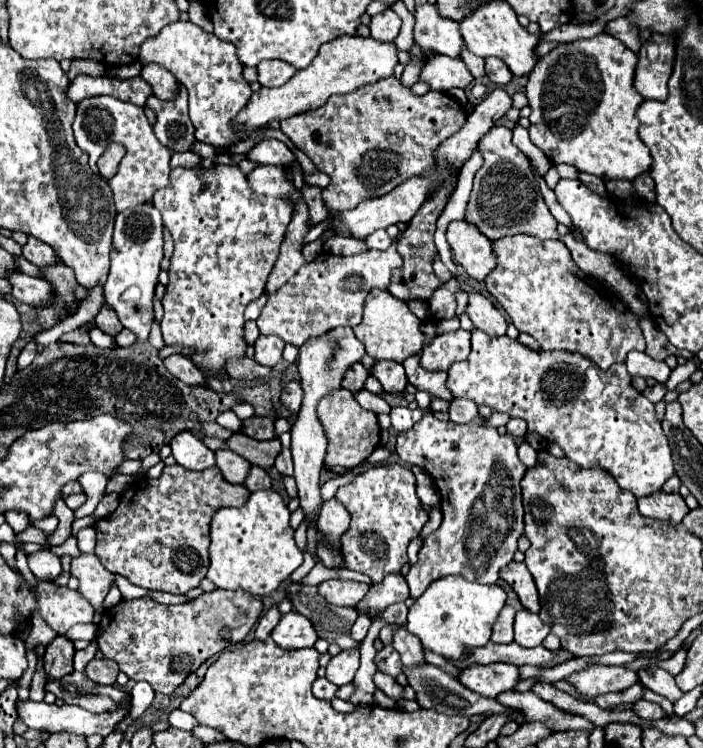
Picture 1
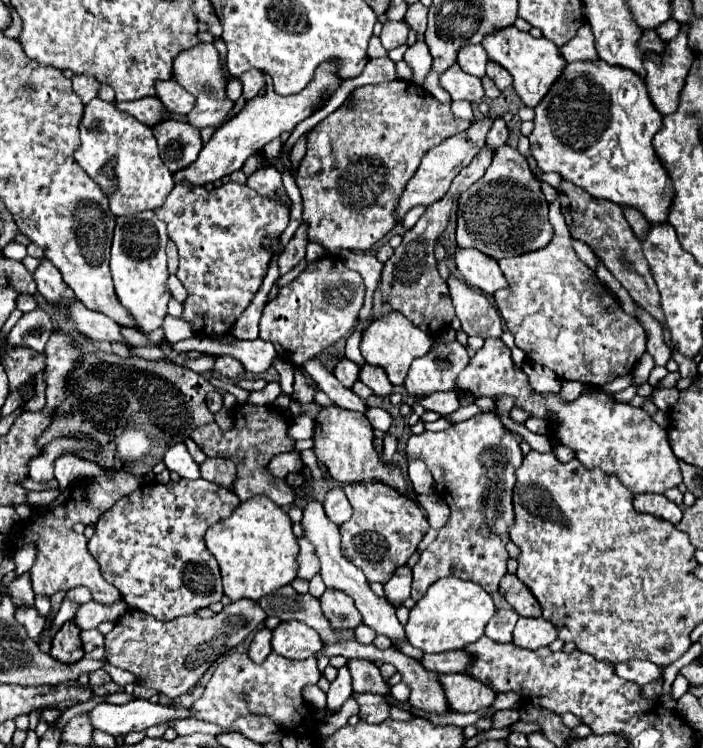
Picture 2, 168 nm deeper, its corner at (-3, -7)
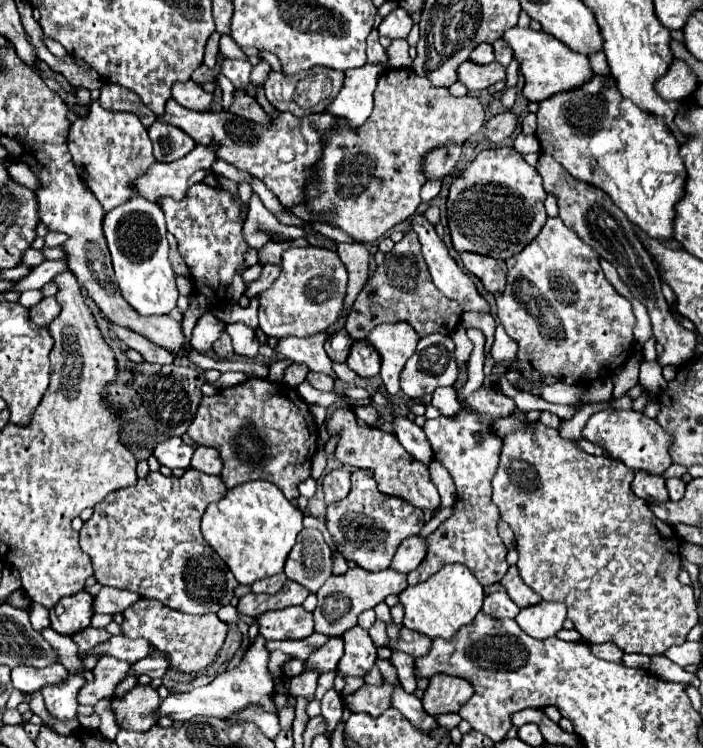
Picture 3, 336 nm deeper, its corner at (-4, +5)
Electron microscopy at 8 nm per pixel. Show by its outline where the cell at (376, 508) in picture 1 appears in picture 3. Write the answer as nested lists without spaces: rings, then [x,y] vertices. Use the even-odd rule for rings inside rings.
[[[352,470],[350,494],[340,502],[330,504],[326,510],[326,528],[338,552],[342,552],[346,560],[354,560],[360,568],[370,572],[388,568],[398,544],[408,536],[416,536],[422,526],[424,512],[420,508],[400,498],[380,494],[376,482],[366,476],[364,470]]]

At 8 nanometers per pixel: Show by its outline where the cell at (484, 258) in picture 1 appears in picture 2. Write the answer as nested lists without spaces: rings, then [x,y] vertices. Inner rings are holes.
[[[457,248],[455,262],[461,276],[467,280],[469,286],[483,290],[485,294],[493,294],[499,288],[507,286],[507,280],[495,260],[483,256],[477,248]]]

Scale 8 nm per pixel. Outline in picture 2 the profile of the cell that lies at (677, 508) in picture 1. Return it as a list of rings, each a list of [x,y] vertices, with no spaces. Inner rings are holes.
[[[637,494],[633,500],[633,506],[637,512],[653,514],[671,524],[679,524],[679,520],[683,516],[683,510],[677,504],[673,504],[671,500],[667,500],[663,494]]]

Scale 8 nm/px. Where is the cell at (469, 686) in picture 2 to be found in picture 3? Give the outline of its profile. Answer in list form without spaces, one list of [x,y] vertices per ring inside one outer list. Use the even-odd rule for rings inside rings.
[[[434,676],[434,678],[430,678],[422,704],[430,716],[458,712],[468,702],[472,692],[474,692],[472,684],[468,684],[468,680],[464,680],[464,678]]]

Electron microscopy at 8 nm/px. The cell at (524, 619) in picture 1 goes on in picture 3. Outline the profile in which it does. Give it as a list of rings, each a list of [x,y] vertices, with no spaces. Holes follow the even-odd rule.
[[[540,602],[536,606],[522,608],[516,616],[518,626],[532,638],[550,638],[566,620],[566,606],[560,602]]]

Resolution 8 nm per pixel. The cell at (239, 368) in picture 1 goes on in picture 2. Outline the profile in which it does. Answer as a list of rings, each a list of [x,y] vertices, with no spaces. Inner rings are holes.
[[[219,356],[215,360],[213,370],[225,378],[243,378],[245,376],[245,368],[243,364],[239,364],[239,360],[231,358],[231,356]]]

